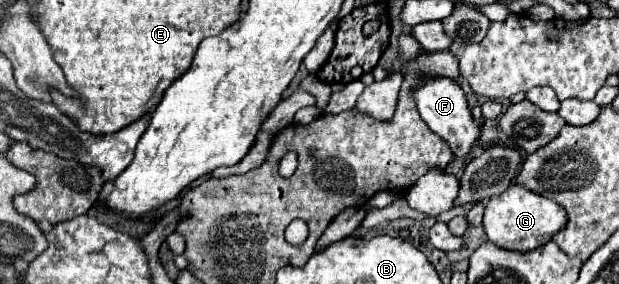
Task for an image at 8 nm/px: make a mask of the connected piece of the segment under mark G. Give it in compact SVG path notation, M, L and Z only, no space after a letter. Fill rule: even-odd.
M519 184L509 186L509 190L505 190L501 196L491 198L485 206L485 218L483 218L485 234L495 246L505 248L505 250L531 252L551 242L553 234L557 234L565 226L567 226L567 214L561 206L557 206L549 198L541 198L539 194L525 190Z

